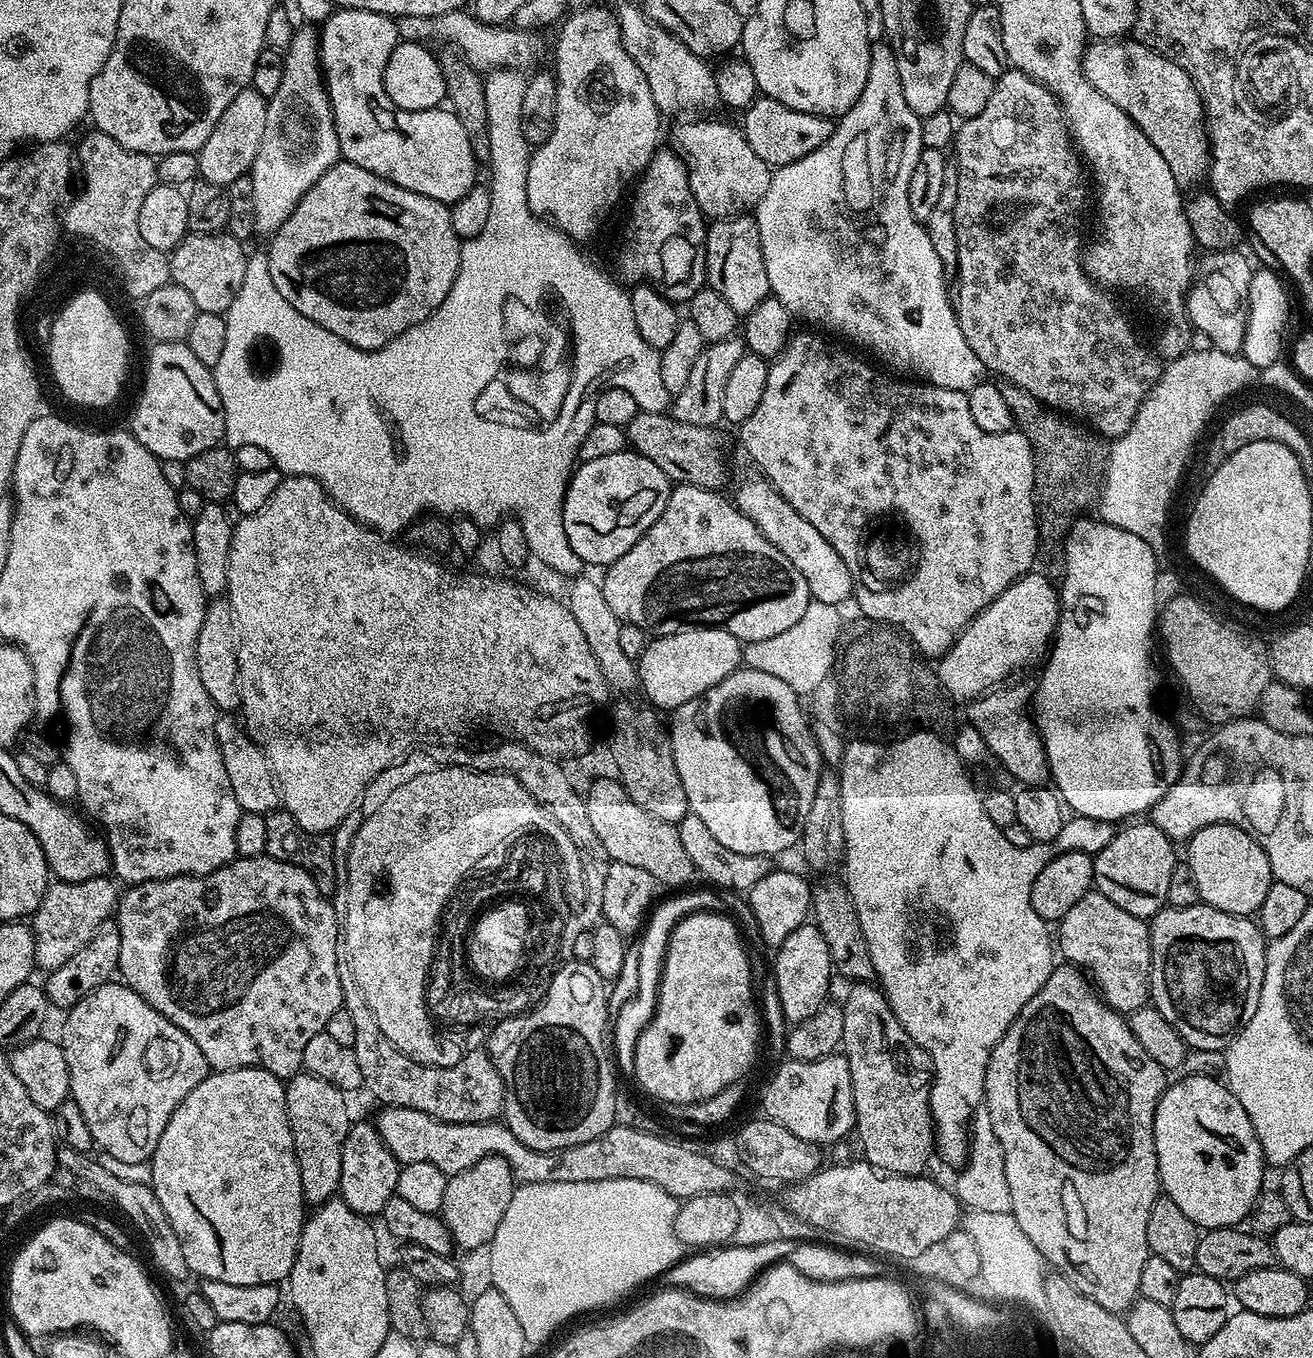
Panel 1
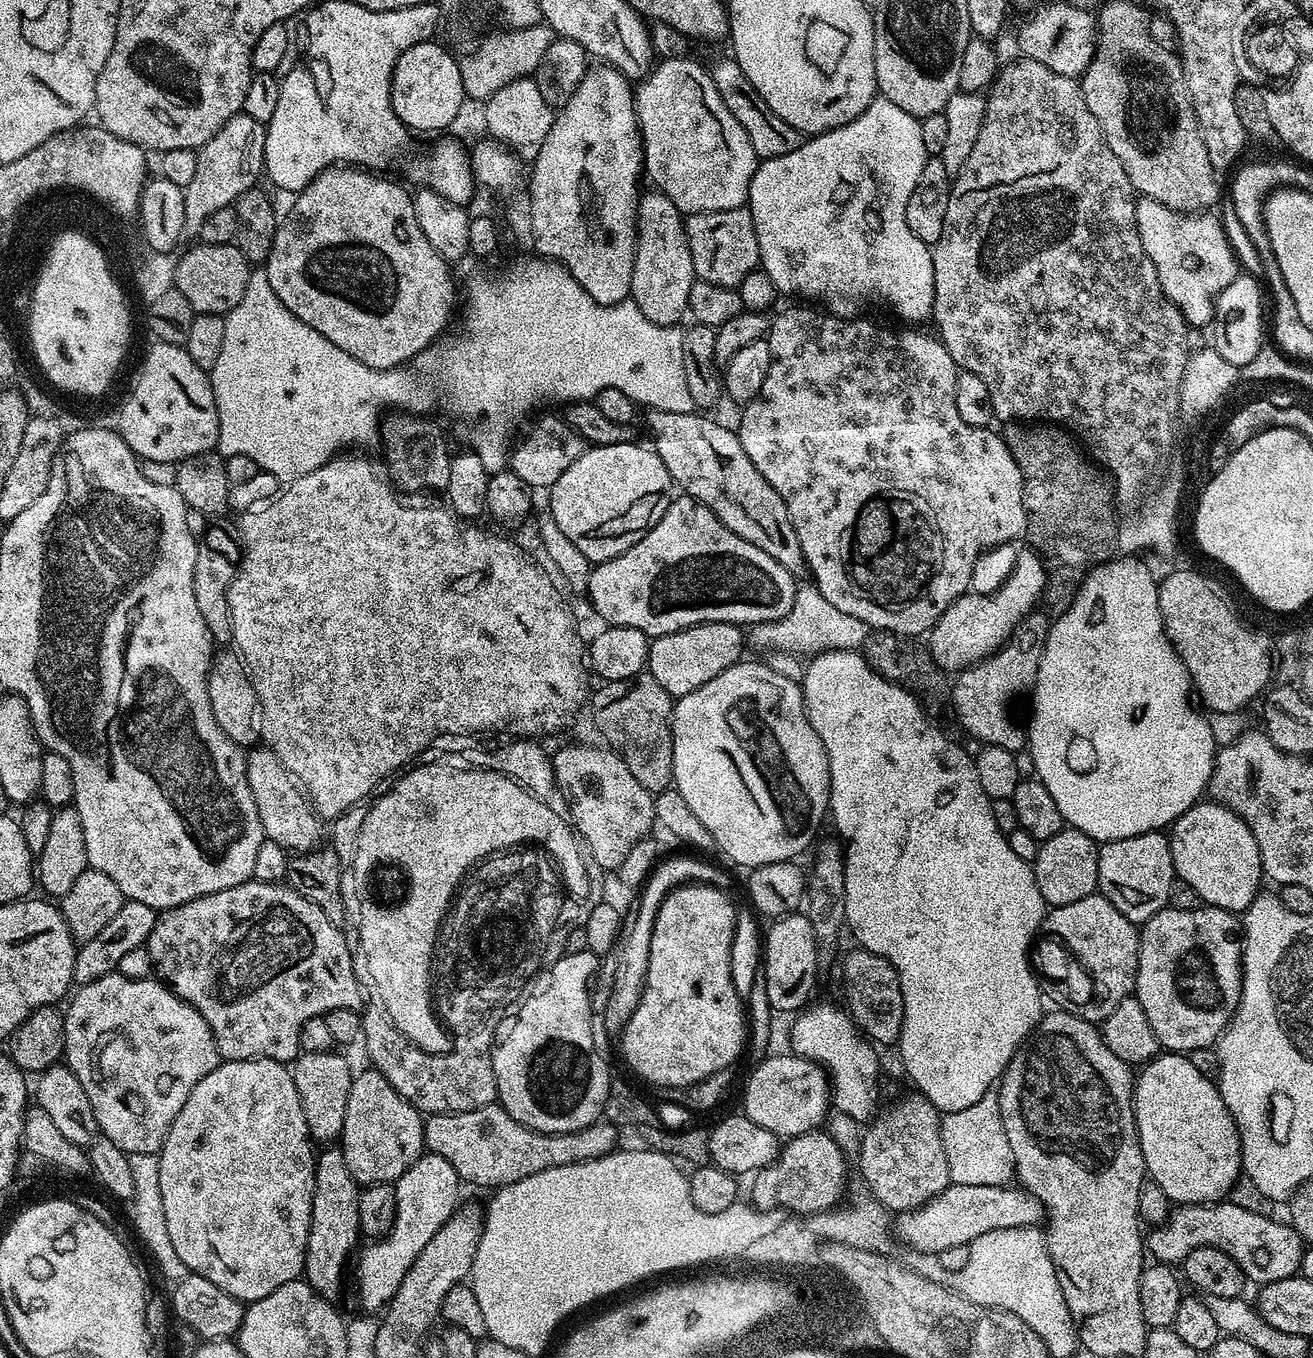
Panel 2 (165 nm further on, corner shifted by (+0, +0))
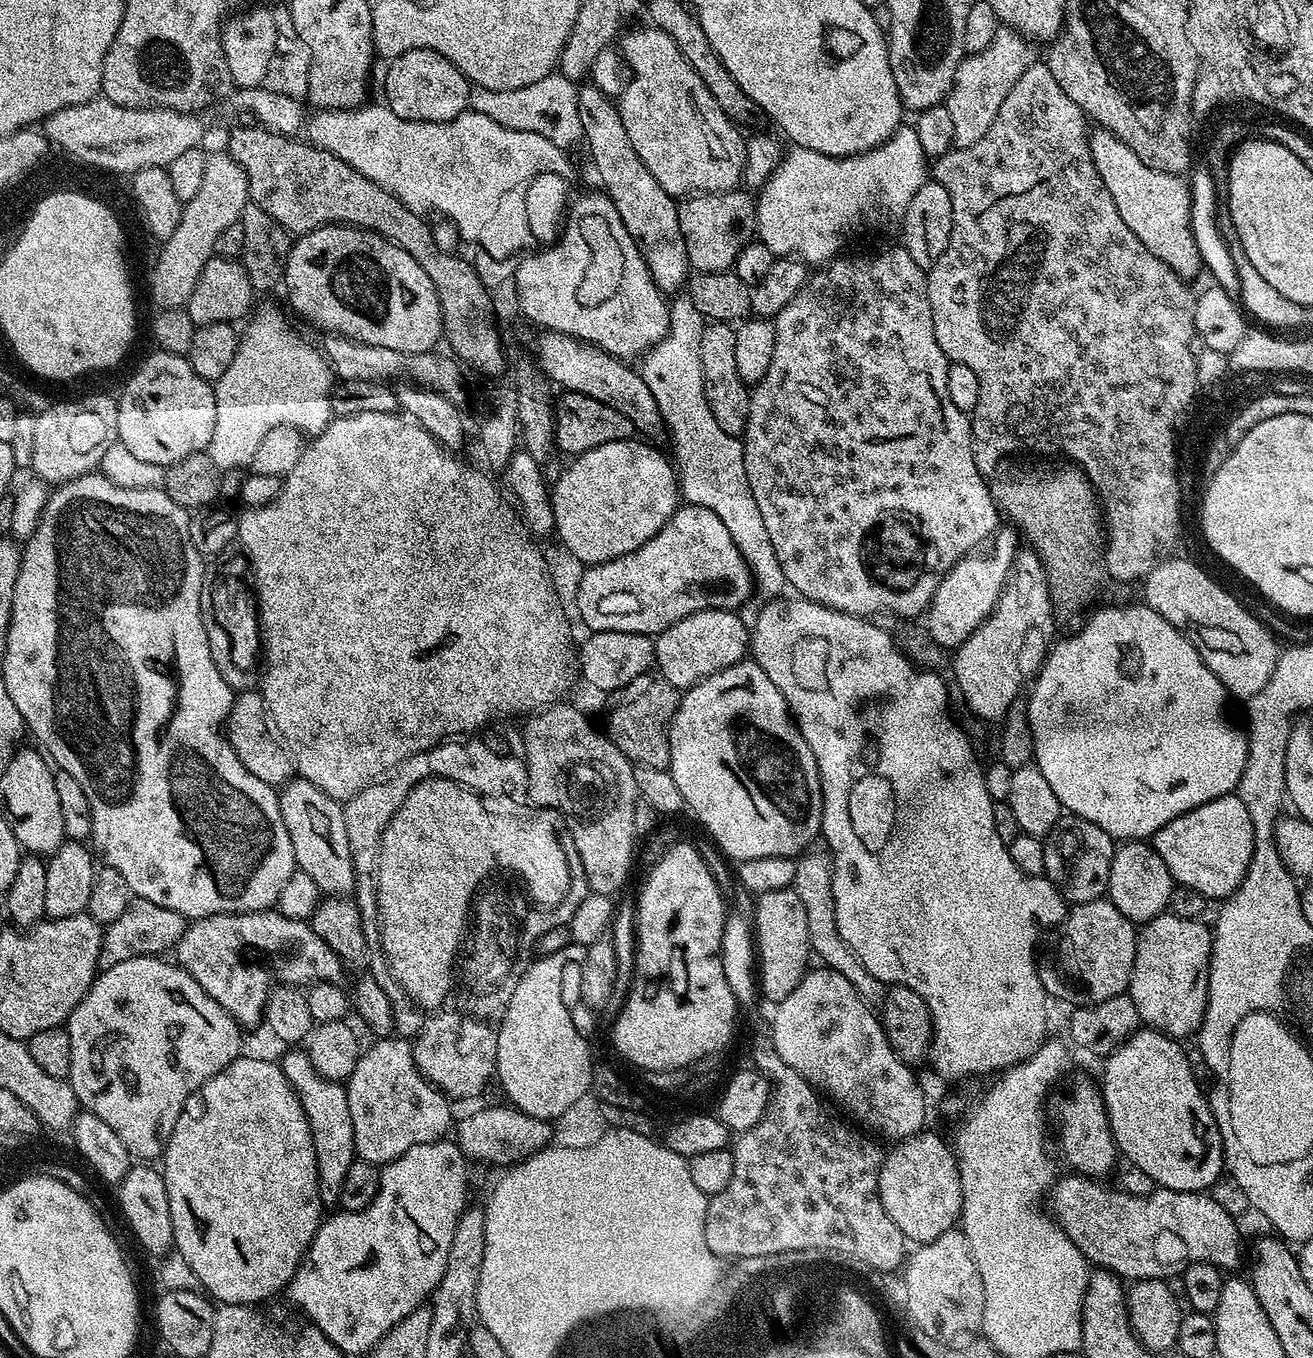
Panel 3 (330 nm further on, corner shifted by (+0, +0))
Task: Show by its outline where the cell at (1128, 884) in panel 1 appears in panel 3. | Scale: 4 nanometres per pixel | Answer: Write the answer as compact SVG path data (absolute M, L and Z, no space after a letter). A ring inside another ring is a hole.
M1124 842L1117 847L1106 896L1133 924L1143 926L1154 917L1165 915L1173 887L1172 872L1151 843Z

